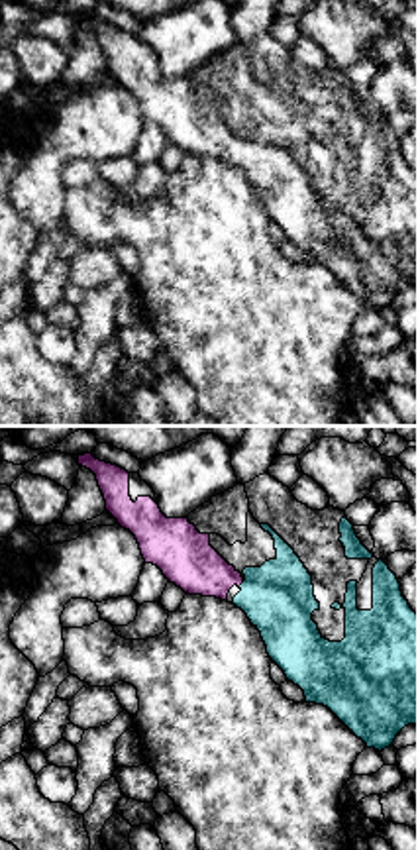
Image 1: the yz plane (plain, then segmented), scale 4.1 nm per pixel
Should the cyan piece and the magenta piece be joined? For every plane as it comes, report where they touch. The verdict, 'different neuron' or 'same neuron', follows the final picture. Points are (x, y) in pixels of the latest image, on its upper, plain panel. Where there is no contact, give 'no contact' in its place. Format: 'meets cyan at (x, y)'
meets cyan at (242, 144)

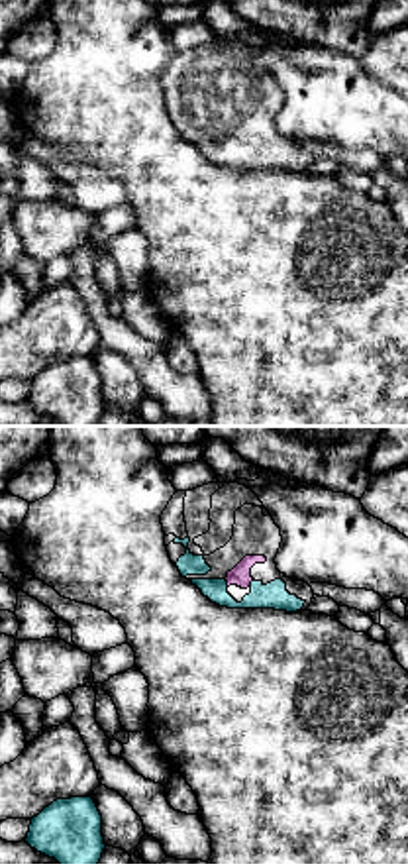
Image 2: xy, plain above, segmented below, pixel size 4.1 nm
meets cyan at (226, 144)

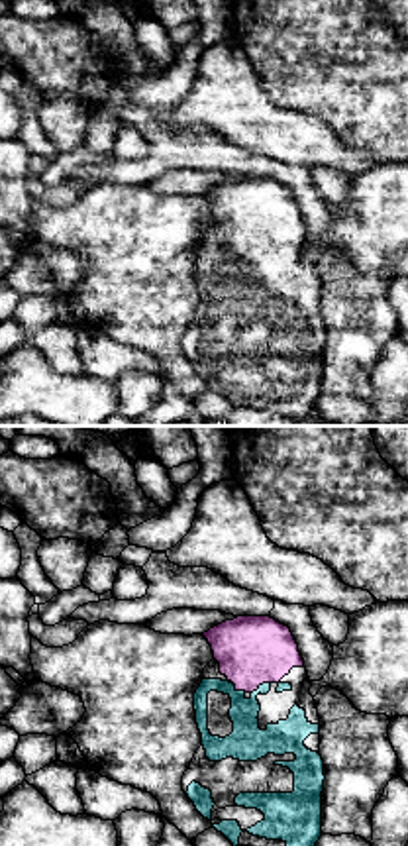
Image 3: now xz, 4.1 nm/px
meets cyan at (259, 246)

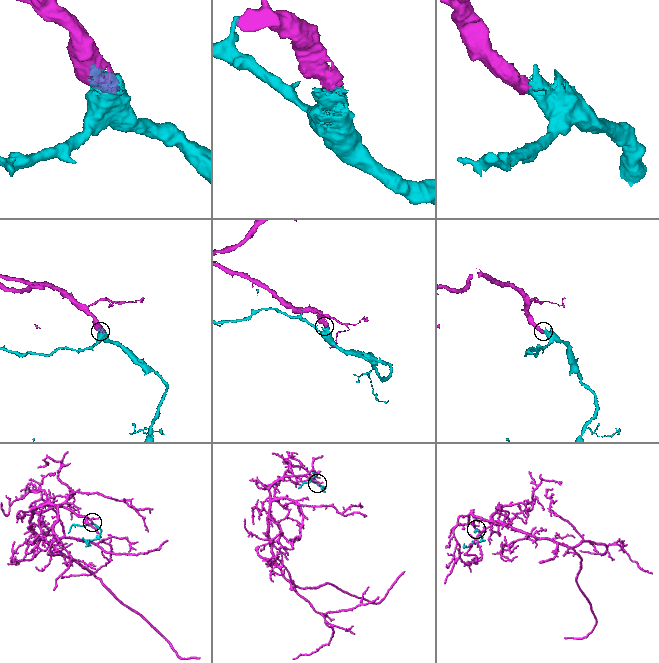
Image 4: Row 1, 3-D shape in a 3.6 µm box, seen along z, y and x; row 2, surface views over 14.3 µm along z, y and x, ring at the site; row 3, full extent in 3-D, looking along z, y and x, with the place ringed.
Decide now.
same neuron

